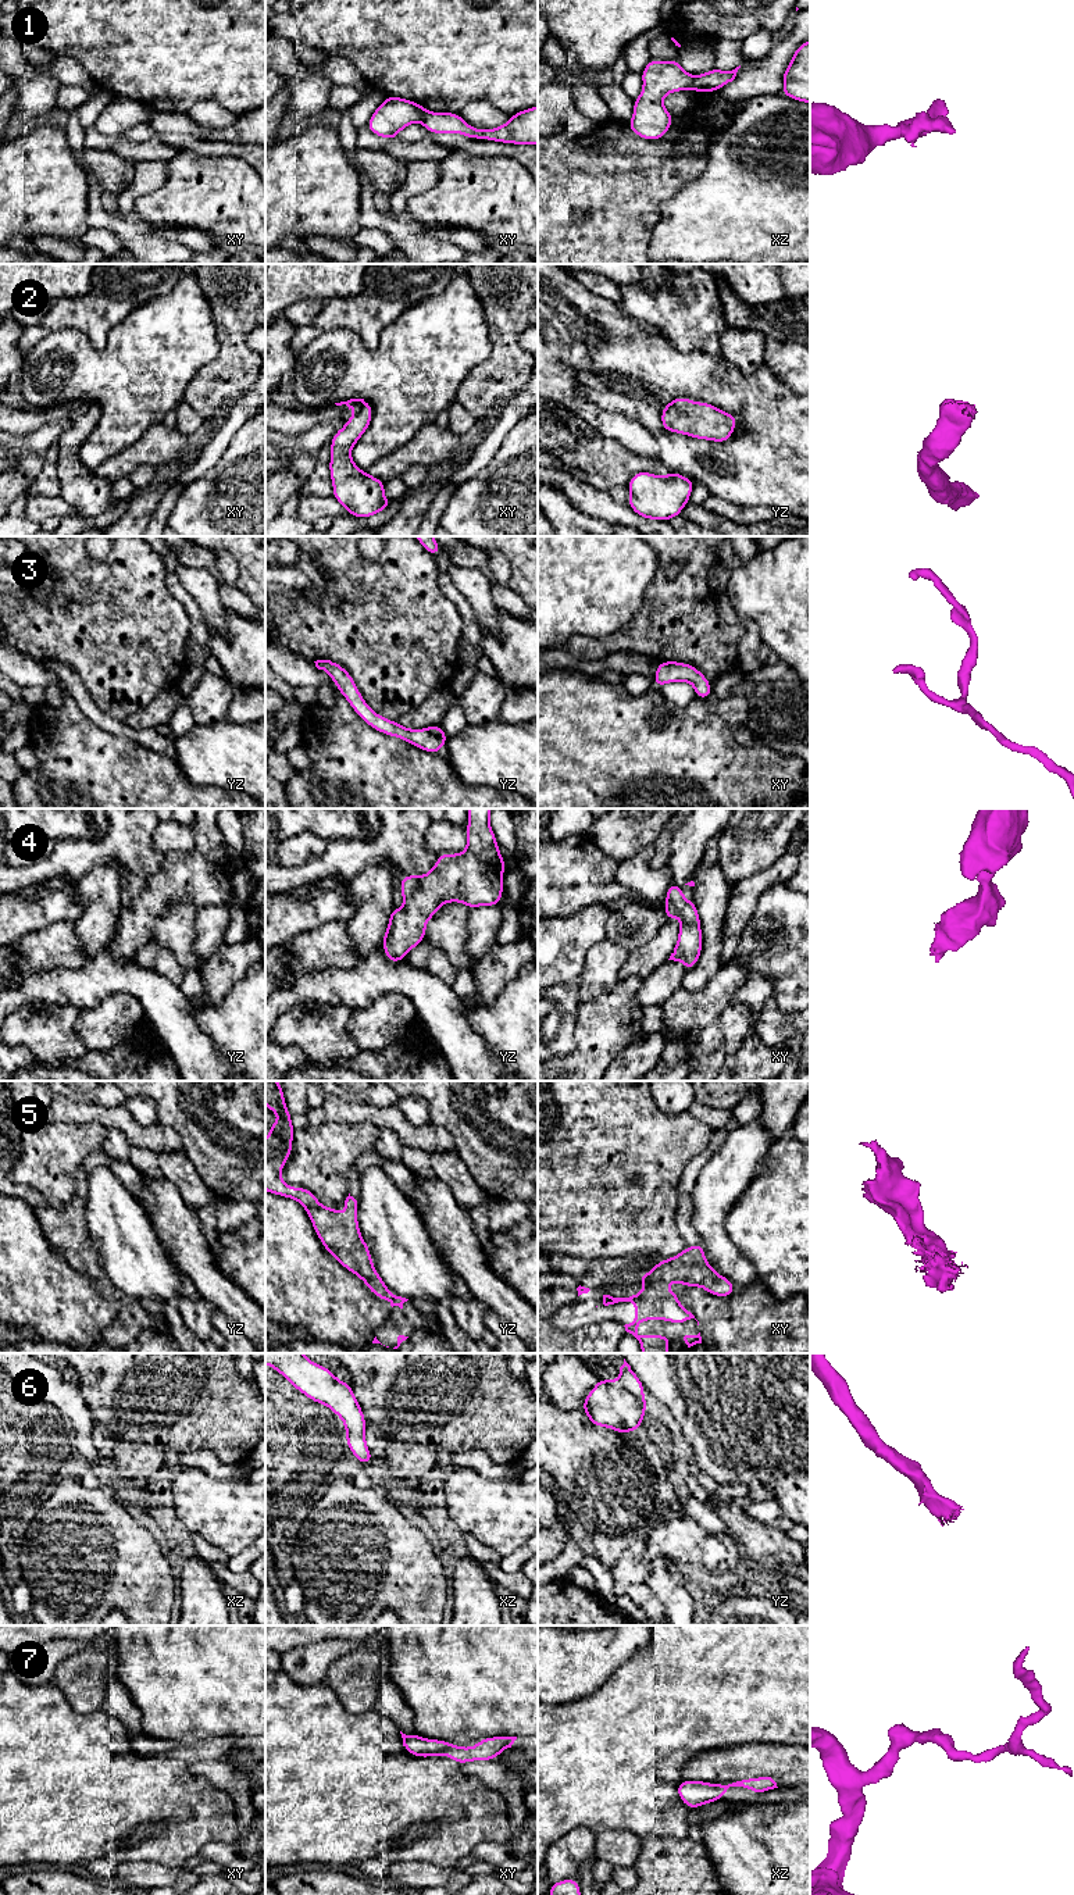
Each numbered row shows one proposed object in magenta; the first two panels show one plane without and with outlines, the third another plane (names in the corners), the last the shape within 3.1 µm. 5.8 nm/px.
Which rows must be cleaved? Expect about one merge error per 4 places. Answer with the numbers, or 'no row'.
1

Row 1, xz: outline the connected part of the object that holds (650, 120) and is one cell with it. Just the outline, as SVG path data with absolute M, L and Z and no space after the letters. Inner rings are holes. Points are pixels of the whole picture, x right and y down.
M650 58L641 76L642 93L634 101L634 115L627 126L639 138L663 139L674 117L663 104L664 96L692 89L695 76L684 71L678 58L670 61Z

